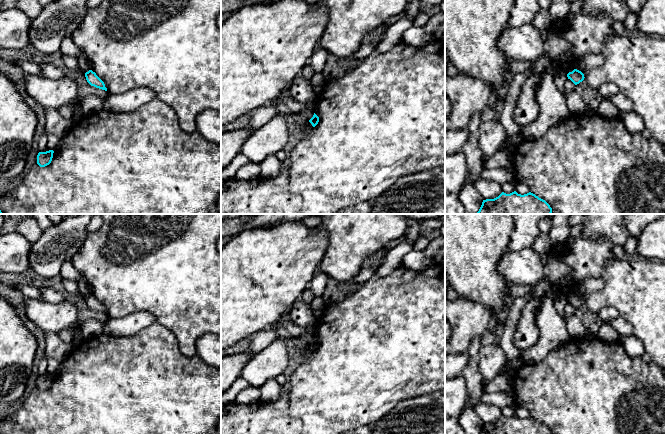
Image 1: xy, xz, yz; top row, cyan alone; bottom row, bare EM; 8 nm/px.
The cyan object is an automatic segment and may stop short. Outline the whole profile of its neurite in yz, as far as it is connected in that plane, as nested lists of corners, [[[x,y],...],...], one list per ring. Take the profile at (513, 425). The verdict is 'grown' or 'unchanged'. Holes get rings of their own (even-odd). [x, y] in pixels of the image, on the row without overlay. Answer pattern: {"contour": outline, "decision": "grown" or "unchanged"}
{"contour": [[[514,415],[510,418],[502,416],[494,423],[483,424],[479,434],[552,434],[552,432],[545,424],[531,416],[521,419]]], "decision": "unchanged"}

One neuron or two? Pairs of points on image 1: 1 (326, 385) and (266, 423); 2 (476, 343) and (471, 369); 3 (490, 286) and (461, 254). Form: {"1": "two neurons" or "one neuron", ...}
{"1": "two neurons", "2": "one neuron", "3": "one neuron"}

